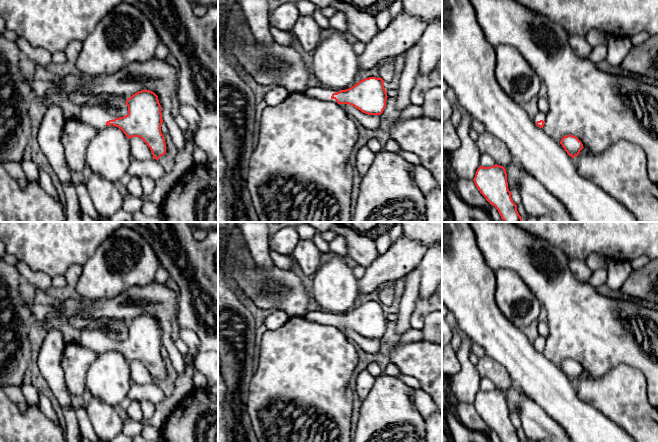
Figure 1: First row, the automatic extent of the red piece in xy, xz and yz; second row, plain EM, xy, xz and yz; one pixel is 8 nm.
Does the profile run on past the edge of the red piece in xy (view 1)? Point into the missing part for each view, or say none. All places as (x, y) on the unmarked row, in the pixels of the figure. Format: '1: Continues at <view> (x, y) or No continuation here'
1: No continuation here

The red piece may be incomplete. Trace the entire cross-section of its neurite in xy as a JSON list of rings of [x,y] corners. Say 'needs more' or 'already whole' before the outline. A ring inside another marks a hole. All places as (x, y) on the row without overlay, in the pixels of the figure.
already whole; [[[141,314],[126,324],[128,338],[106,346],[123,355],[127,362],[140,361],[150,372],[153,383],[166,377],[166,367],[161,356],[162,337],[158,320],[150,314]]]

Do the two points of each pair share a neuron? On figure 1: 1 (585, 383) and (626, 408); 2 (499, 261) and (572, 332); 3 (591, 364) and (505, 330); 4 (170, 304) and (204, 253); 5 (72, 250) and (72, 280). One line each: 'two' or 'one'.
1: one
2: one
3: two
4: two
5: two

